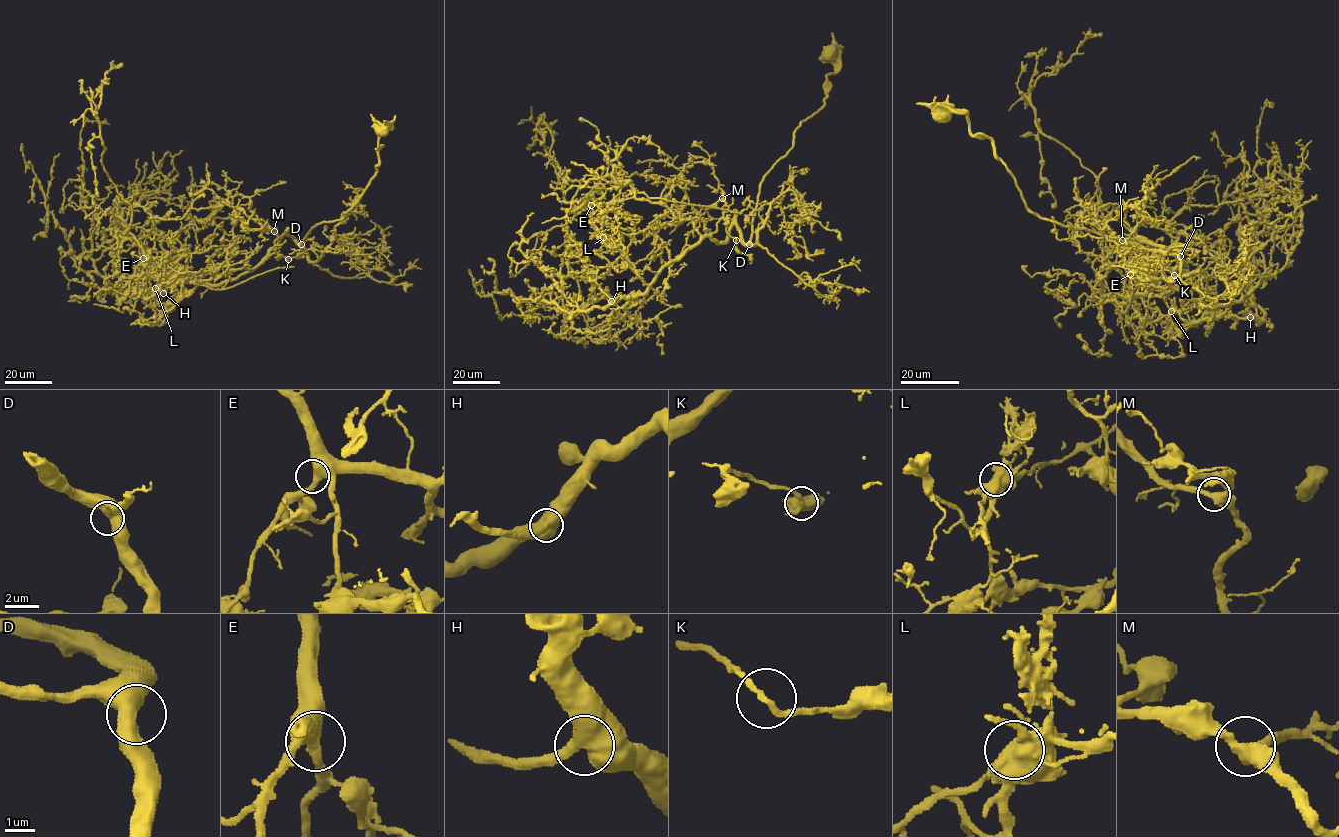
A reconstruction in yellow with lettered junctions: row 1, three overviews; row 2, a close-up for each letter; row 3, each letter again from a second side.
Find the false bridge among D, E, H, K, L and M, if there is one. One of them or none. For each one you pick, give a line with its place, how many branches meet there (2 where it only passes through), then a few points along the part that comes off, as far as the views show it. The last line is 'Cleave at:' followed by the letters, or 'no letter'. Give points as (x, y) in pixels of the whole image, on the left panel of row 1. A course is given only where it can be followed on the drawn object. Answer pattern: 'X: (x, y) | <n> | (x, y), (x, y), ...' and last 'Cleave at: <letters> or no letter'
L: (155, 288) | 2 | (156, 288), (156, 299), (143, 249), (124, 233), (130, 205), (104, 170), (100, 125), (88, 98), (119, 64)
Cleave at: L

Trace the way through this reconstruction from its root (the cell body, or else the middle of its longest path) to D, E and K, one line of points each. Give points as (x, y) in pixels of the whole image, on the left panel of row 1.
D: (380, 130), (386, 127), (378, 141), (376, 172), (359, 199), (343, 218), (318, 223), (301, 244)
E: (380, 130), (376, 172), (359, 199), (303, 242), (285, 234), (251, 269), (201, 281), (149, 275), (143, 258)
K: (380, 130), (376, 172), (346, 215), (318, 223), (303, 242), (285, 234), (264, 260), (274, 253), (288, 259)

